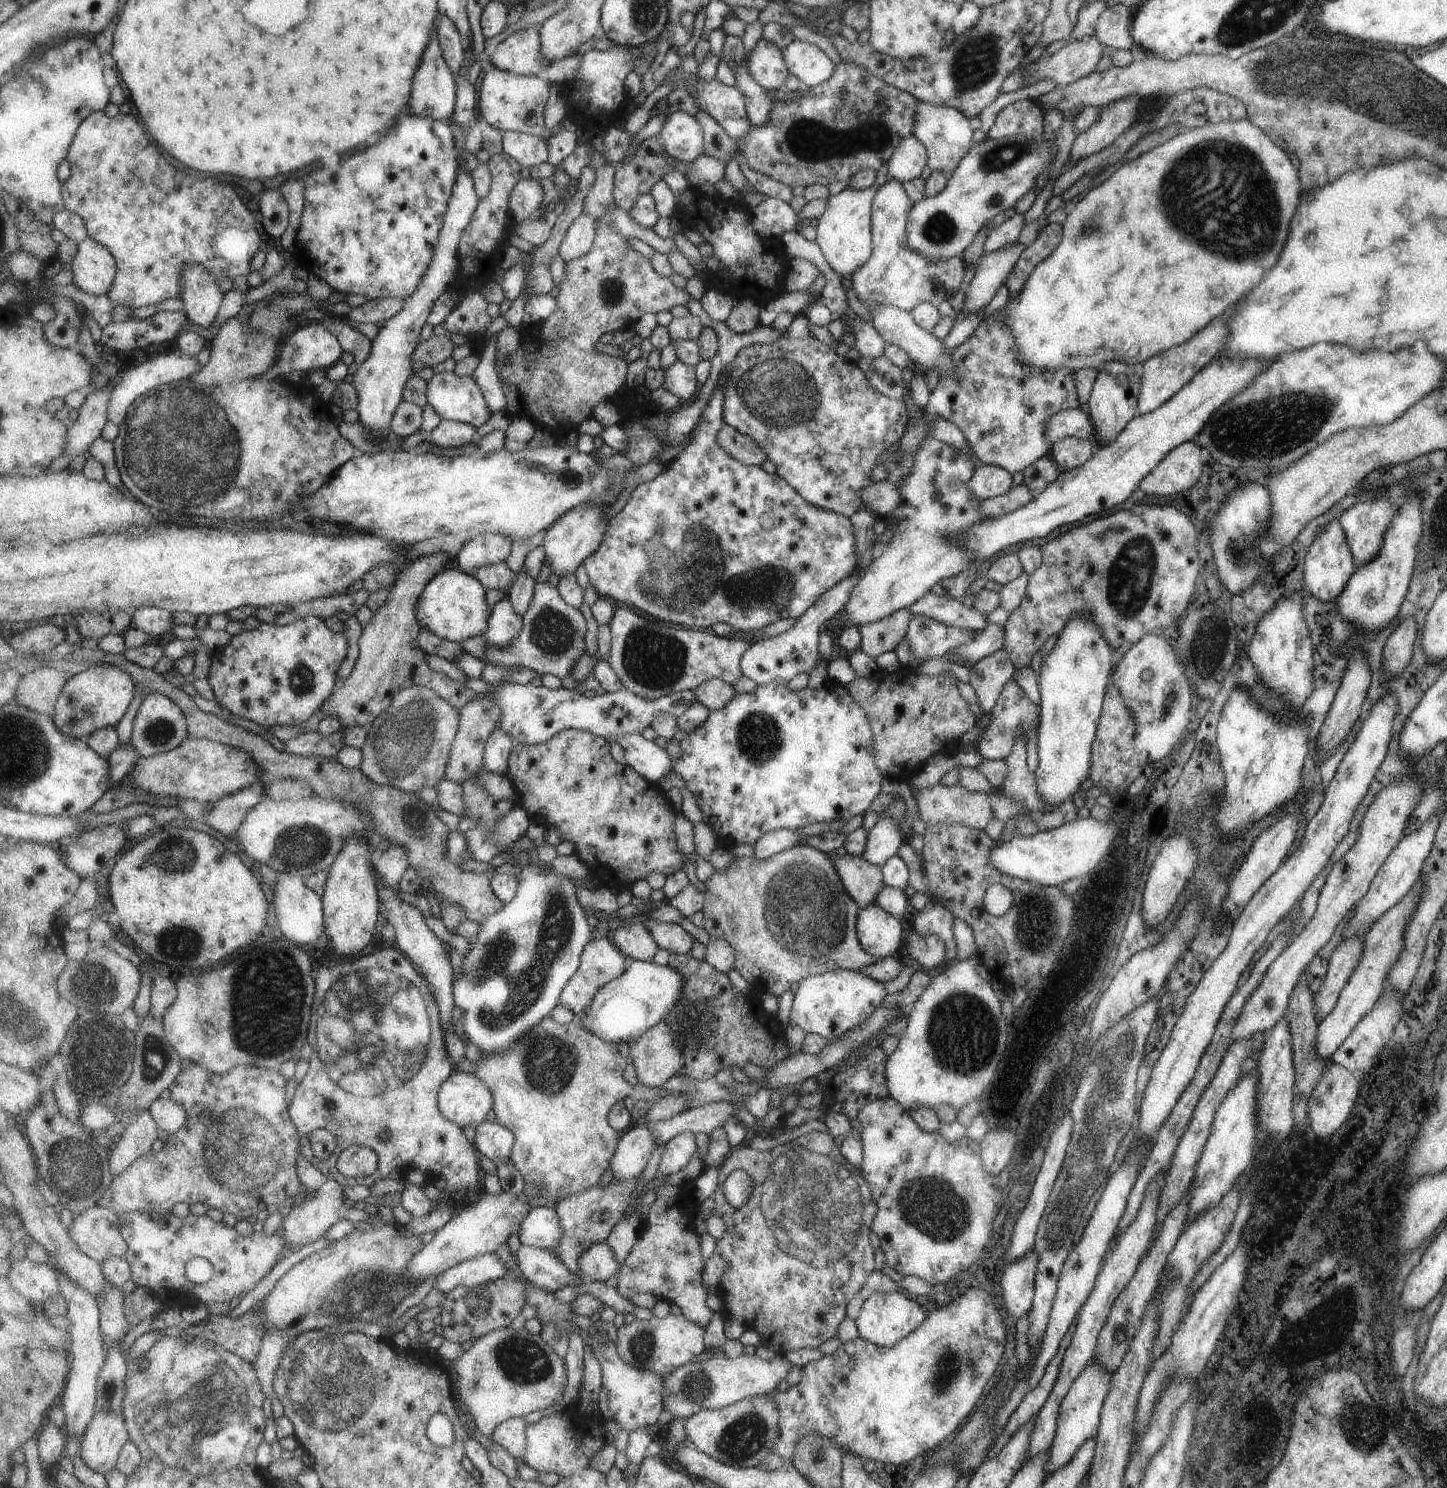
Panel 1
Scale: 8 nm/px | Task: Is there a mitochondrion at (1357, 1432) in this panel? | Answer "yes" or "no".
yes

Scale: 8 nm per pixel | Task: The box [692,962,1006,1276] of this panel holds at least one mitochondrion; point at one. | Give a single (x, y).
(810, 1202)

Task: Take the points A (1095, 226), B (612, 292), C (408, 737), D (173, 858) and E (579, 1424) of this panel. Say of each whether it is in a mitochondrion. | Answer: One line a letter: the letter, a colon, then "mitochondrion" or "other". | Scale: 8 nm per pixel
A: mitochondrion
B: mitochondrion
C: mitochondrion
D: mitochondrion
E: other

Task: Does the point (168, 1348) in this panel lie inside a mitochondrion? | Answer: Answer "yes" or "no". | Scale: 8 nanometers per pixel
no

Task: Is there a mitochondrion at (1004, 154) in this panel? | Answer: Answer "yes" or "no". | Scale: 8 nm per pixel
yes

